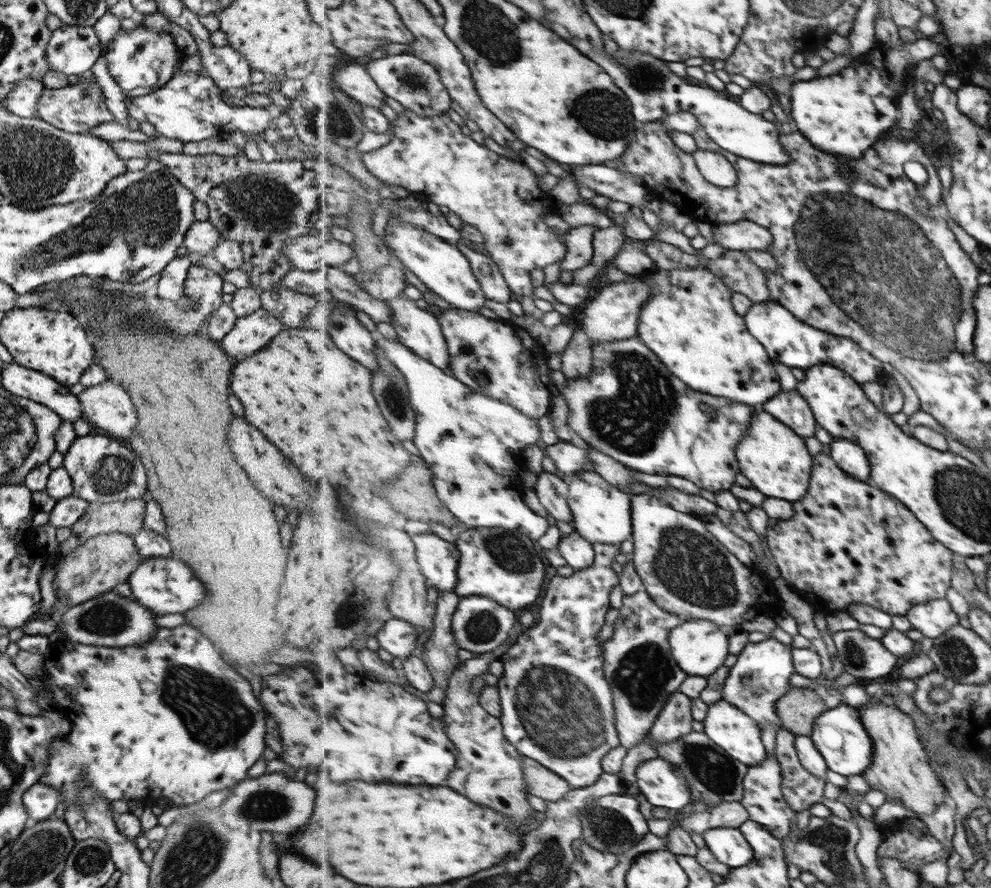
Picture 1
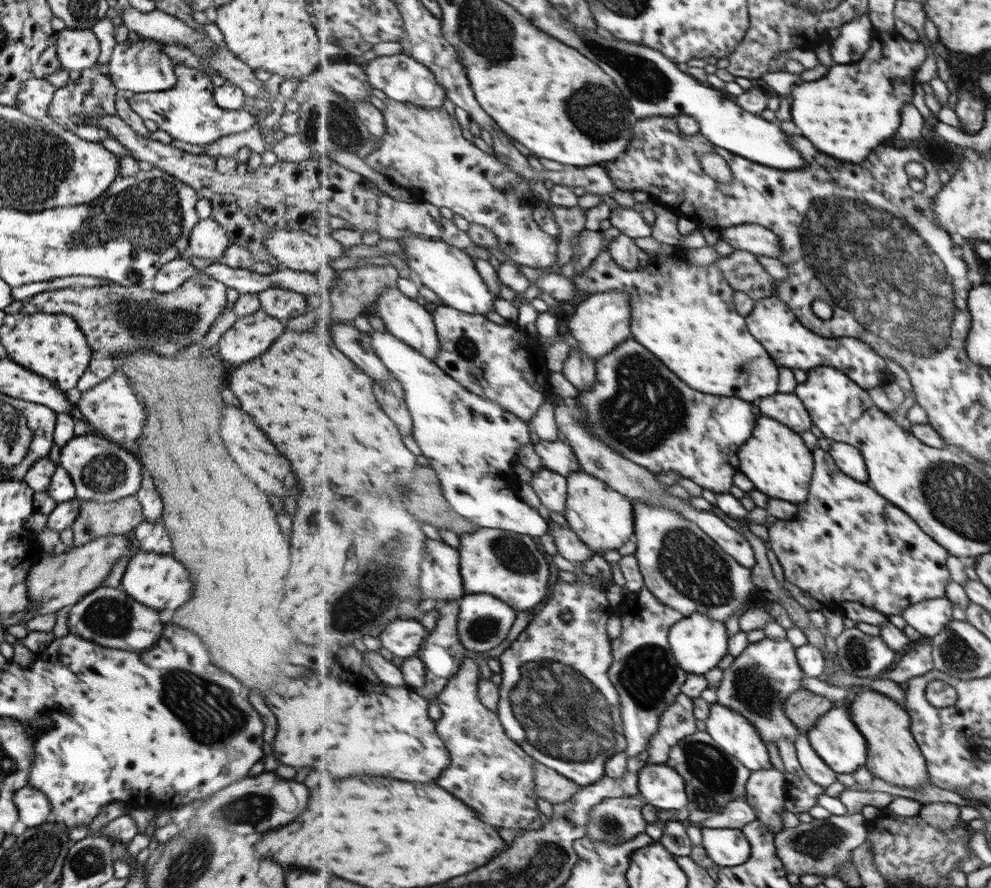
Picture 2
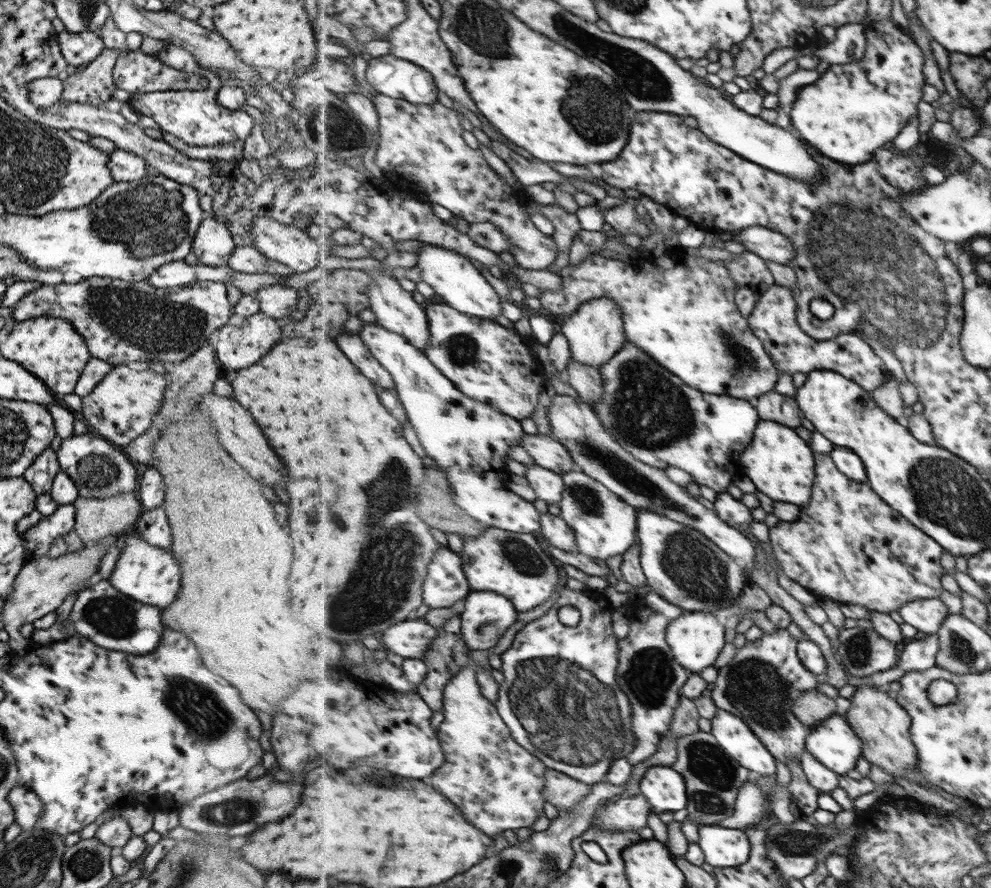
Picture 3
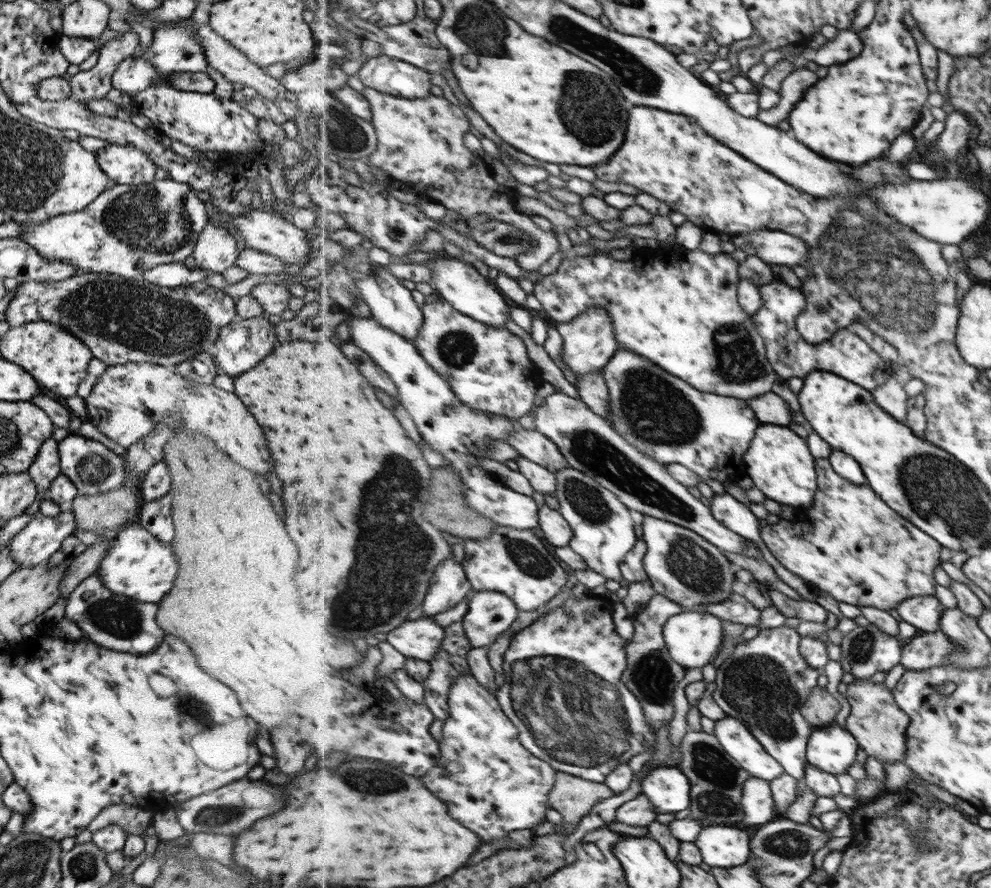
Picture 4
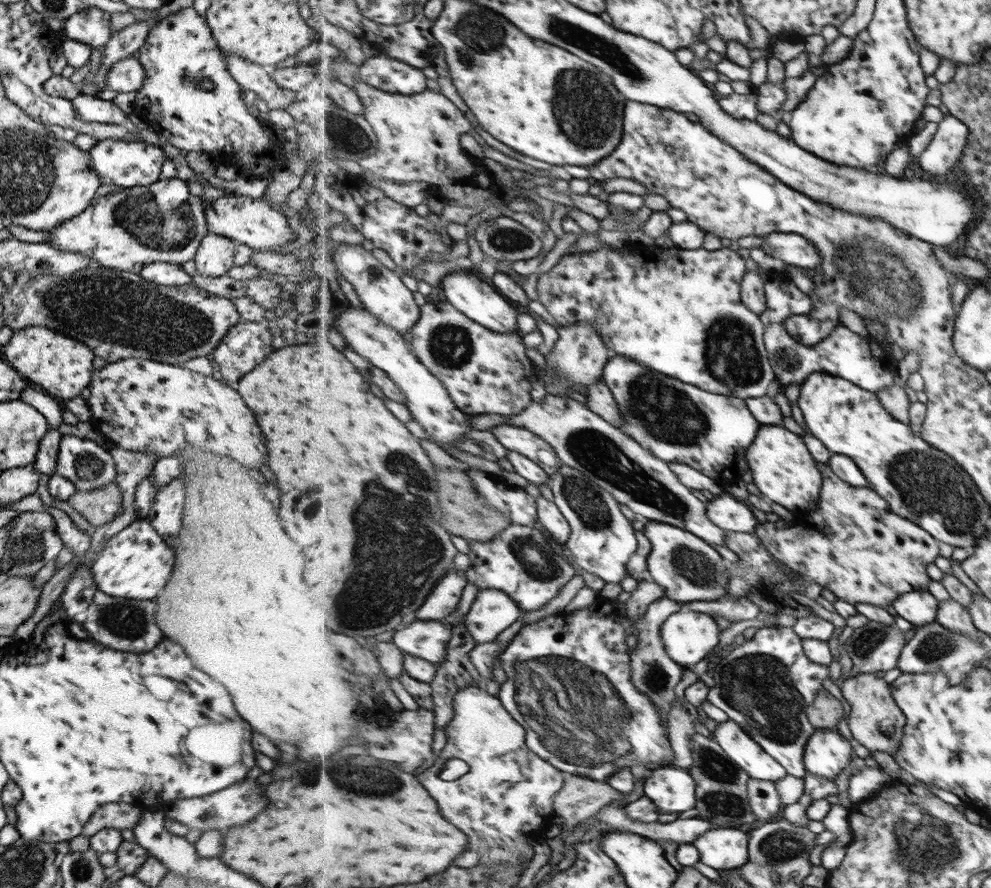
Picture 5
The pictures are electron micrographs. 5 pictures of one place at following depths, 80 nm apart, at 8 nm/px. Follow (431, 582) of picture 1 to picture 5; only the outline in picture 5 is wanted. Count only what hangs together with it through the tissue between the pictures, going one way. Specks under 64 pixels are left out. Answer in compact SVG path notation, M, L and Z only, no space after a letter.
M453 567L443 576L443 580L439 582L439 588L435 588L435 592L431 592L431 598L427 600L427 604L419 610L419 620L435 620L443 622L446 616L455 613L463 590L467 588L468 578L466 573L460 573Z

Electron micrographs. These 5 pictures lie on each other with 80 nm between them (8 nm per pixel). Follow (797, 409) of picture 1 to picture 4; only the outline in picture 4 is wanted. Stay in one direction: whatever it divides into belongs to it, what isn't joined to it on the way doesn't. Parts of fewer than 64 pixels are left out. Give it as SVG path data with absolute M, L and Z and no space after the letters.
M769 392L749 401L762 423L778 424L789 427L793 421L793 410L789 401L775 392Z

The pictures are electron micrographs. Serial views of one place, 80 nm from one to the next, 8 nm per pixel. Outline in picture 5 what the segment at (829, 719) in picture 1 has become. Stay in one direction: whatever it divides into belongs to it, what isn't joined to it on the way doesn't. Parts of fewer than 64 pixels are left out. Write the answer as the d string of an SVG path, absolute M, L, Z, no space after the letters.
M834 729L814 732L806 745L806 769L808 773L835 780L853 758L851 742Z

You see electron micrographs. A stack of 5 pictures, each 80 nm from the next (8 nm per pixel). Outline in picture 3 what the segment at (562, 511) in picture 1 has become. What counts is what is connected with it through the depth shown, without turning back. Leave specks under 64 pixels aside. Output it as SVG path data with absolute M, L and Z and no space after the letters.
M538 464L526 466L525 477L535 490L536 496L548 505L561 503L565 482L558 473L547 470Z

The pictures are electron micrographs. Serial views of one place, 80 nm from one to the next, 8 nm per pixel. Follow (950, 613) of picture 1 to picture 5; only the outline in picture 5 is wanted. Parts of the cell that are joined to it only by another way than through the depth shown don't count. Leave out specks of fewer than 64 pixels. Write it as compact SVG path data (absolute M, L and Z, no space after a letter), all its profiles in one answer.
M927 590L906 592L893 604L898 616L916 628L936 623L939 605L939 600Z

